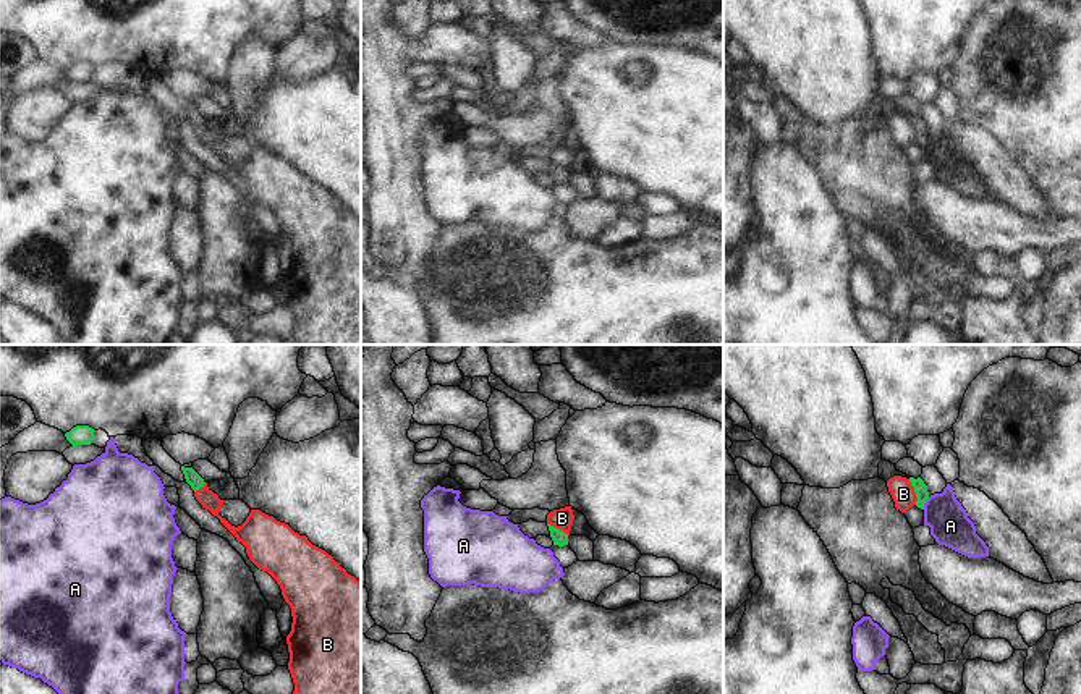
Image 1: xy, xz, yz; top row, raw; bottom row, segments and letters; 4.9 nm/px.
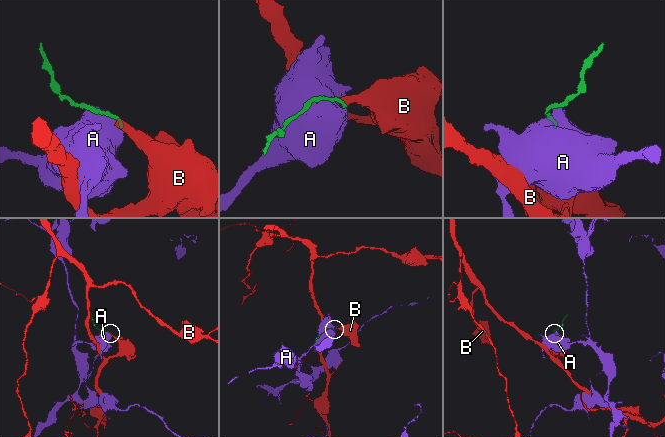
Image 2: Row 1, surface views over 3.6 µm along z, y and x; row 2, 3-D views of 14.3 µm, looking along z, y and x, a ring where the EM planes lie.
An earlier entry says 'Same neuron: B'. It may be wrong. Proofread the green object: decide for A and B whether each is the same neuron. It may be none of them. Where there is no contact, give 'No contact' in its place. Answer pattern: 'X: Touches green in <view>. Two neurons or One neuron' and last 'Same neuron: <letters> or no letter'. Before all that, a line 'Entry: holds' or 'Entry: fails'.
Entry: fails
A: Touches green in yz. Two neurons
B: Touches green in yz. Two neurons
Same neuron: no letter.

